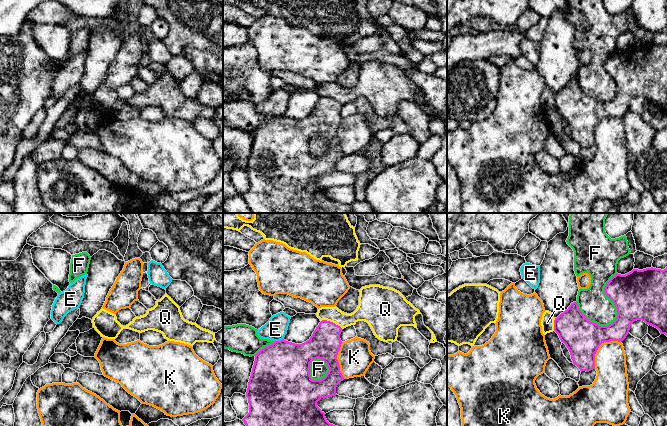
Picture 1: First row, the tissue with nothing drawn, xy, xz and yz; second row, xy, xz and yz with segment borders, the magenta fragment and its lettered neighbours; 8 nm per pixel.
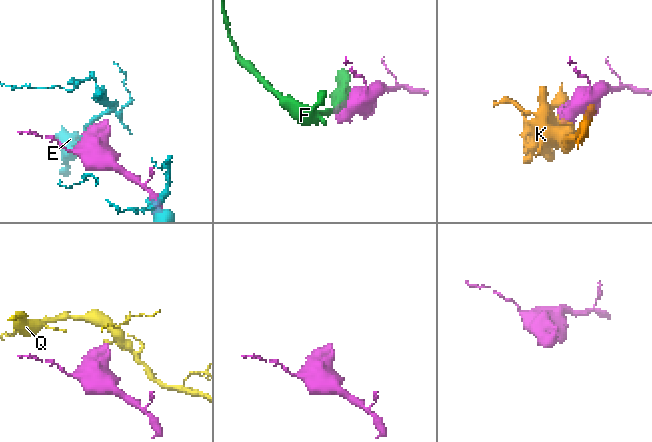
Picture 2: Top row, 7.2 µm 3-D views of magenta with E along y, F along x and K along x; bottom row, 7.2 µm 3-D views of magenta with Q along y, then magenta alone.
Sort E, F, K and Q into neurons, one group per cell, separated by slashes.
E / F / K / Q

